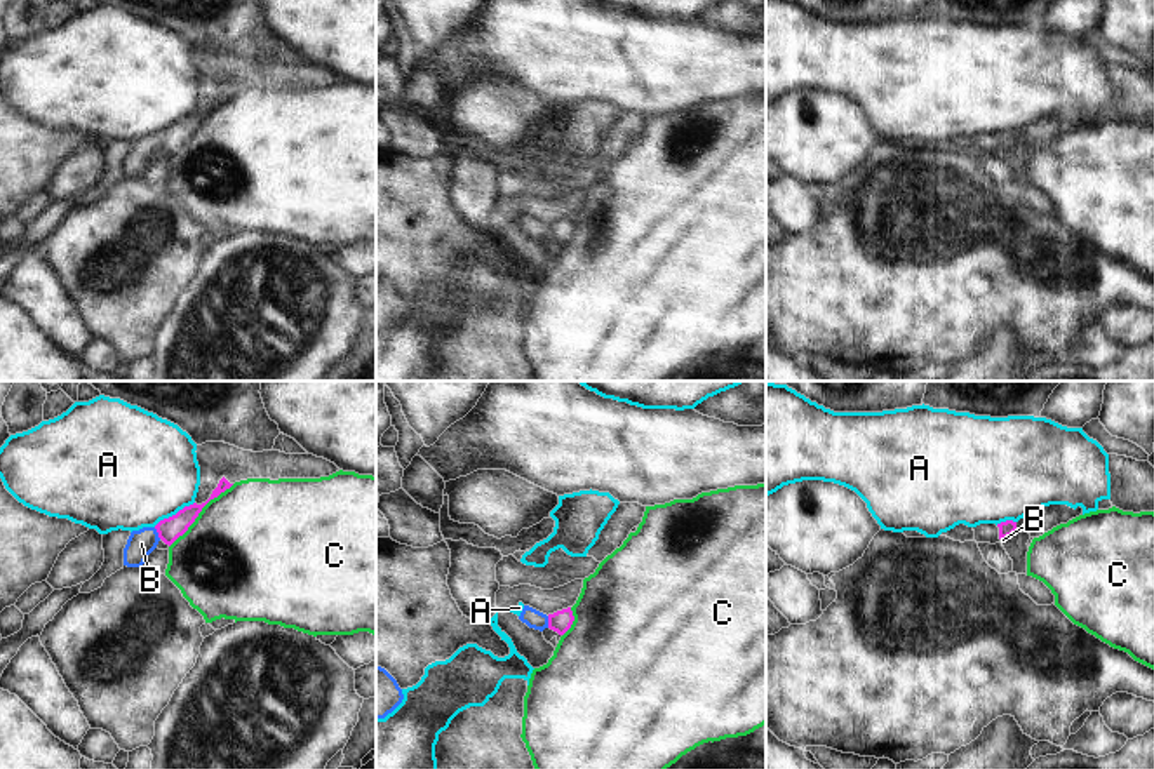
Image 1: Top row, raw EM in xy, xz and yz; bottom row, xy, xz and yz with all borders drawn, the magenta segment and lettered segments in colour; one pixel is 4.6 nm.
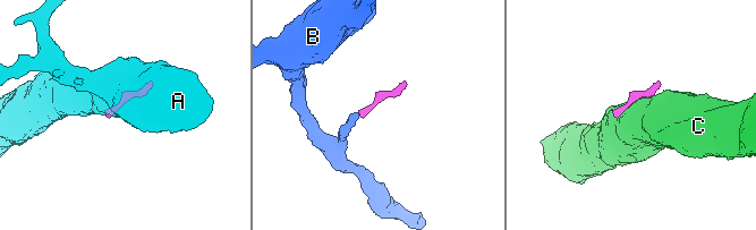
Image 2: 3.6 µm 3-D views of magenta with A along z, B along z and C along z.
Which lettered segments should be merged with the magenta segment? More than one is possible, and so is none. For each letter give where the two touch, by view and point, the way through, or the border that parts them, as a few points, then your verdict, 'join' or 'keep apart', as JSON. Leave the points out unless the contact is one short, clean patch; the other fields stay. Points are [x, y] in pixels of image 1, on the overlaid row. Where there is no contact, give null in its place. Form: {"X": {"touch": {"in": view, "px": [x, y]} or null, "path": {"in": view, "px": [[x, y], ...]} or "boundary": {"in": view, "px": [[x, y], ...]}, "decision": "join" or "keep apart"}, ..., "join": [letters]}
{"A": {"touch": {"in": "xy", "px": [173, 515]}, "boundary": {"in": "xy", "px": [[194, 501], [154, 526]]}, "decision": "keep apart"}, "B": {"touch": {"in": "xy", "px": [157, 531]}, "path": {"in": "xy", "px": [[169, 529], [157, 531], [141, 543]]}, "decision": "join"}, "C": {"touch": {"in": "xy", "px": [201, 510]}, "decision": "keep apart"}, "join": ["B"]}

